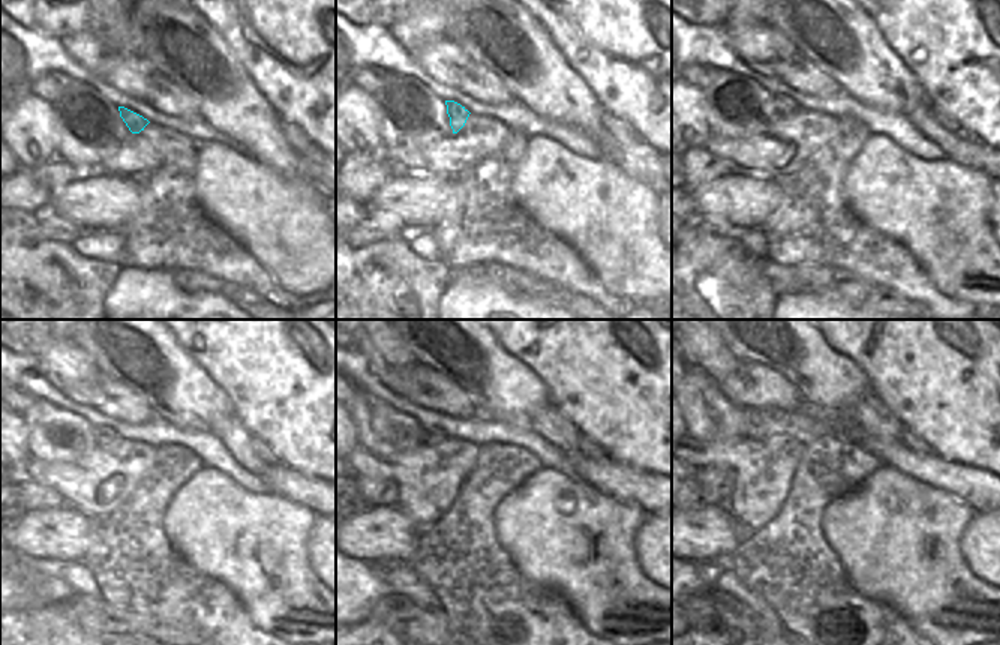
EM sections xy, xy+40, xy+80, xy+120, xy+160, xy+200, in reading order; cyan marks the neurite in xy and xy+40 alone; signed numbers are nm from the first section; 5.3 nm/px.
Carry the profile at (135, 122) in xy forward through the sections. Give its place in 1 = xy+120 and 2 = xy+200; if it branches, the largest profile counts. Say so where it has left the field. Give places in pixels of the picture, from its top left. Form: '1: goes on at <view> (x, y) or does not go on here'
1: goes on at xy+120 (104, 437)
2: goes on at xy+200 (760, 423)

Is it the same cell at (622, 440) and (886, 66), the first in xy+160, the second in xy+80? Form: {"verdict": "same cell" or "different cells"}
{"verdict": "different cells"}

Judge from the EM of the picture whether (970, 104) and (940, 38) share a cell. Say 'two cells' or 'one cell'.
one cell

